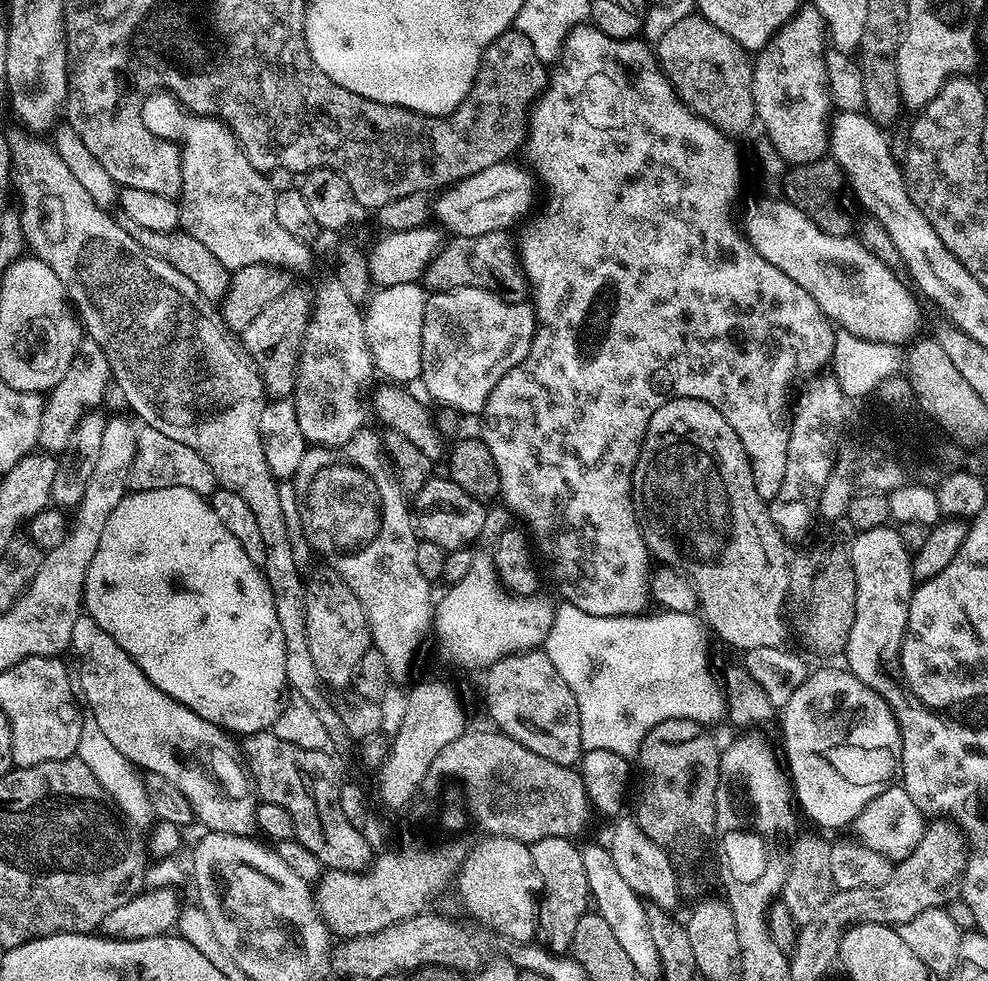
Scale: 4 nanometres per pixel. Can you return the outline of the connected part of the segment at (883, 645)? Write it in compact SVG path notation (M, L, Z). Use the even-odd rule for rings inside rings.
M892 526L856 532L856 541L850 544L852 569L856 579L856 613L853 625L850 626L846 657L848 656L847 671L857 676L866 686L870 687L881 696L891 696L902 690L901 685L891 680L884 673L884 655L899 647L908 622L908 603L912 597L914 581L912 578L912 556L906 546L902 544L897 529Z

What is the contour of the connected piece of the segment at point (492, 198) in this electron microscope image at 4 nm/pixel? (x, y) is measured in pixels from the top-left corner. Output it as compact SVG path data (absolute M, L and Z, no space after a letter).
M516 162L486 166L486 170L478 170L478 174L453 183L451 187L440 194L443 194L440 198L437 197L434 204L435 219L440 219L449 228L449 233L452 236L477 236L478 234L490 234L511 229L510 226L515 220L522 219L531 210L532 180L534 184L534 176L531 171L523 172L518 165L512 163Z

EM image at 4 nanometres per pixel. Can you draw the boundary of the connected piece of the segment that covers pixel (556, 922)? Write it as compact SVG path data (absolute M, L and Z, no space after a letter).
M567 836L558 838L542 838L530 847L534 866L538 874L544 877L544 891L538 913L538 932L548 951L564 954L571 949L574 929L590 908L590 895L586 873L582 864L582 852Z

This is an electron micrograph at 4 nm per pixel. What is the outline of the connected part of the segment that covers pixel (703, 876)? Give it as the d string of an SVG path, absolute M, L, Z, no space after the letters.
M667 720L648 731L640 747L640 755L638 757L640 768L644 771L644 785L640 788L640 801L637 802L636 813L634 813L636 825L642 830L642 834L646 834L646 838L650 838L668 855L672 863L672 869L676 872L677 889L681 897L683 897L685 901L688 899L688 902L695 902L701 898L707 897L709 893L711 893L708 891L719 882L720 874L722 878L722 860L718 855L718 840L716 844L716 828L718 829L718 796L712 793L712 788L716 789L718 792L720 792L722 788L720 776L721 749L712 741L712 736L708 732L711 731L709 731L705 725L697 724L695 720Z

